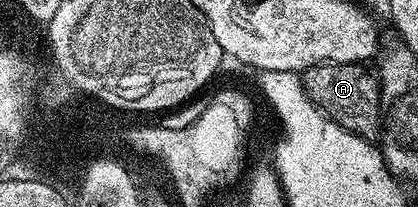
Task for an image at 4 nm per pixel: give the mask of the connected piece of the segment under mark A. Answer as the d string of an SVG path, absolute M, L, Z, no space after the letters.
M318 63L302 72L301 78L305 93L328 119L349 133L371 141L376 138L374 135L378 131L384 130L385 124L383 106L379 100L379 81L367 69L357 63Z

